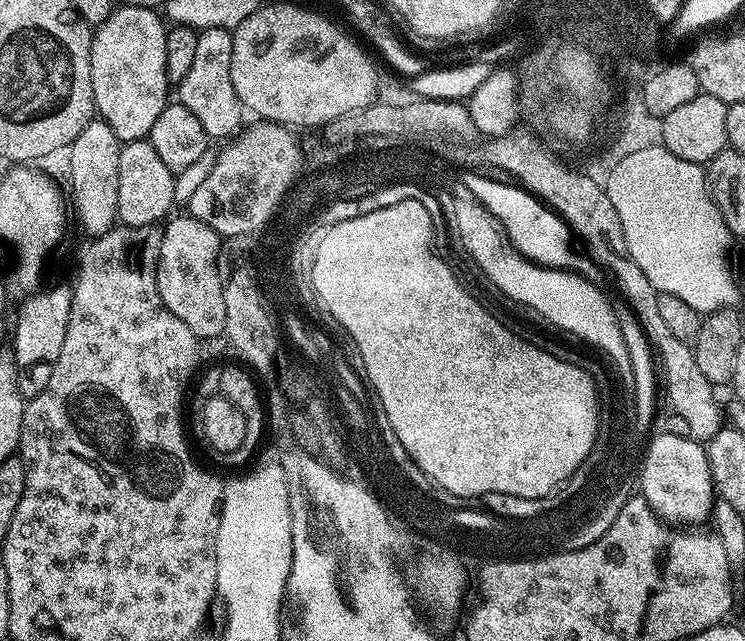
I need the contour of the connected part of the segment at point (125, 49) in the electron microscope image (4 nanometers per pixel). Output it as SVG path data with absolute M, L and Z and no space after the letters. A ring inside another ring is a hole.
M117 7L98 25L92 38L90 82L94 86L96 111L99 119L107 122L110 130L122 142L145 139L154 126L154 121L158 119L158 114L162 114L162 110L170 103L170 83L166 68L166 24L156 15L150 8Z

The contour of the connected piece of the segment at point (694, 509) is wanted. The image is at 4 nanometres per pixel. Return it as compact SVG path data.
M661 431L647 441L642 467L639 469L638 488L649 507L672 526L700 526L711 517L714 507L712 471L708 465L705 445L691 436L666 434Z

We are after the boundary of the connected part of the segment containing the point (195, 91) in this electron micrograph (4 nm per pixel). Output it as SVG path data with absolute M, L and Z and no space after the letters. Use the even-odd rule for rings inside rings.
M226 28L203 29L197 38L194 62L178 84L178 103L190 114L194 114L194 118L198 118L202 130L206 130L206 134L213 141L224 142L235 137L245 123L246 109L241 104L238 94L234 94L234 82L230 78L231 57L232 32Z

